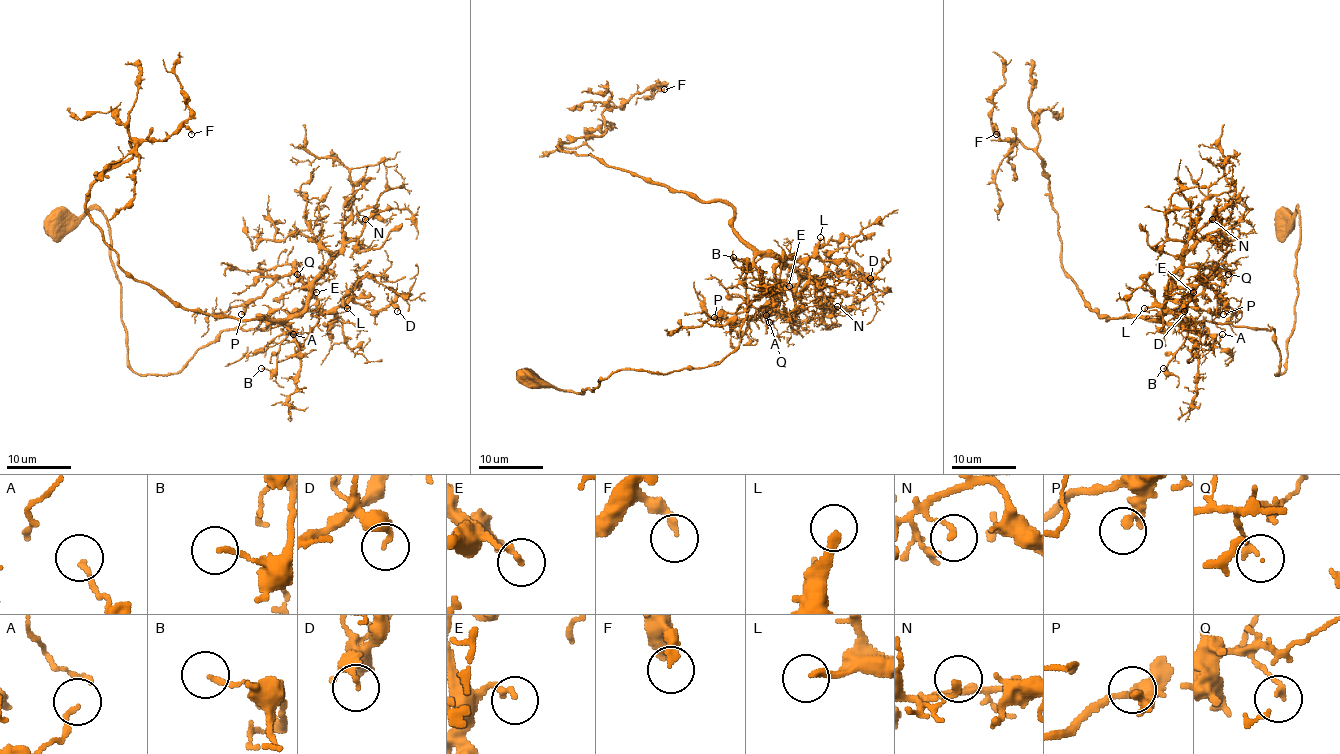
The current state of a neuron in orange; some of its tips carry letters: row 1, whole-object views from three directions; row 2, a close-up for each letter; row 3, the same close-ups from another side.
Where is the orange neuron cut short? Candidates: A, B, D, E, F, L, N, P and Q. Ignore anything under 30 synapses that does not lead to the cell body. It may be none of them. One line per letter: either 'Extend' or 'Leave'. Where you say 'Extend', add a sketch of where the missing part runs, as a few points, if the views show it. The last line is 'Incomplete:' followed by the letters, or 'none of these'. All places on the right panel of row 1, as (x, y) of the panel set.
A: Leave
B: Leave
D: Leave
E: Leave
F: Leave
L: Extend. Course of what is missing: (1144, 308), (1149, 319), (1136, 340), (1145, 375), (1160, 384), (1168, 379), (1160, 371), (1155, 379)
N: Leave
P: Leave
Q: Leave
Incomplete: L

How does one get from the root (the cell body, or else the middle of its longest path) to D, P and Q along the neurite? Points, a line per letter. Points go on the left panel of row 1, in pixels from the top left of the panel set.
D: (59, 222), (92, 209), (105, 217), (139, 375), (176, 373), (230, 329), (350, 300), (397, 311)
P: (59, 222), (105, 217), (139, 375), (176, 373), (224, 331), (284, 323), (308, 290), (279, 275), (241, 314)
Q: (59, 222), (105, 217), (139, 375), (295, 316), (308, 293), (297, 274)

